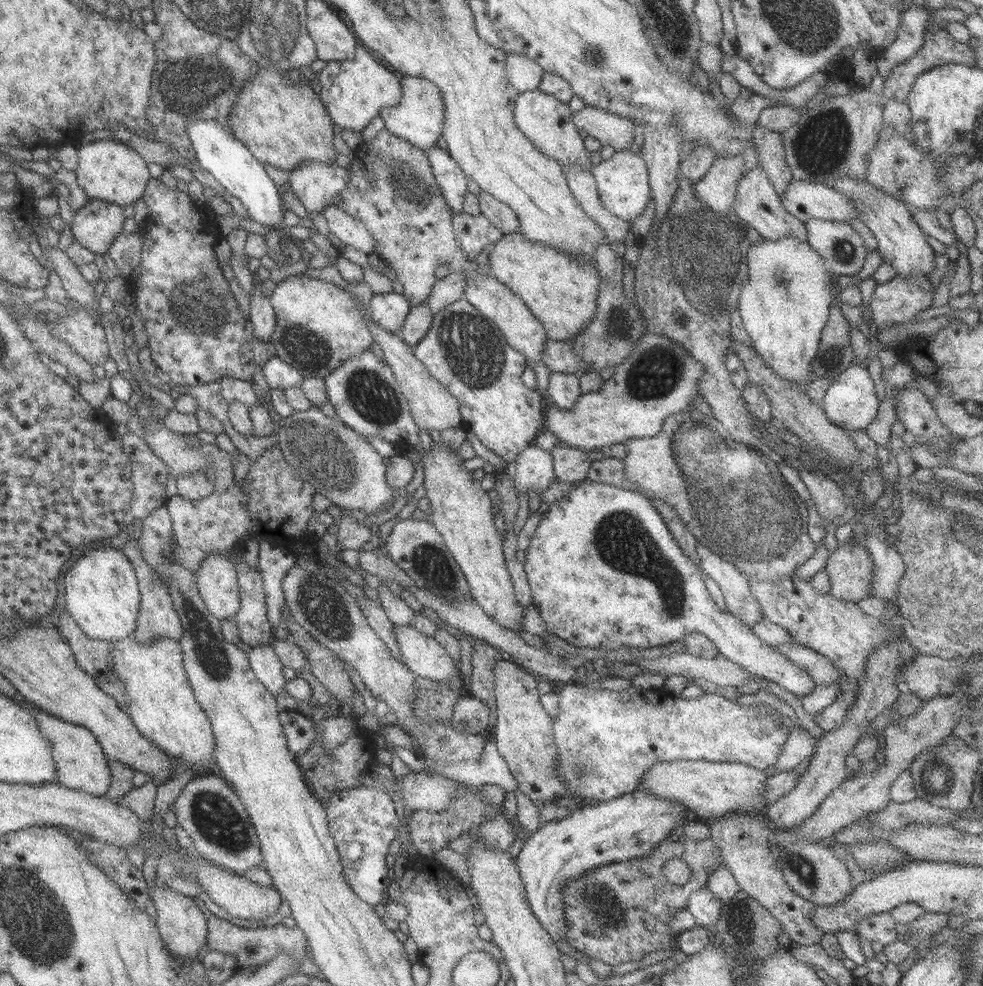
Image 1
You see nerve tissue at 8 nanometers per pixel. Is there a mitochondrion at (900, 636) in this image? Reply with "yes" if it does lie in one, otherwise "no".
no

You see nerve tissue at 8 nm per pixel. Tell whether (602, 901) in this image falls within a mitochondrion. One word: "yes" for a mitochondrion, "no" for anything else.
yes

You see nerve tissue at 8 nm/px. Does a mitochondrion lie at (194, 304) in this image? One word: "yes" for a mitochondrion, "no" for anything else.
yes

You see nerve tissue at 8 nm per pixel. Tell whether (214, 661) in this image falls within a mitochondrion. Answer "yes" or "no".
yes

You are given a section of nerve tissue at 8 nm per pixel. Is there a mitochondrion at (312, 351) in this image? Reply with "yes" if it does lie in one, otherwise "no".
yes

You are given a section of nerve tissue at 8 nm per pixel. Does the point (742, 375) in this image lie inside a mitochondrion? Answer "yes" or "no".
no

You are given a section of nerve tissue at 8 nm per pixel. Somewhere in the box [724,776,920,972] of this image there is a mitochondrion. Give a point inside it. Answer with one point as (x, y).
(804, 869)

